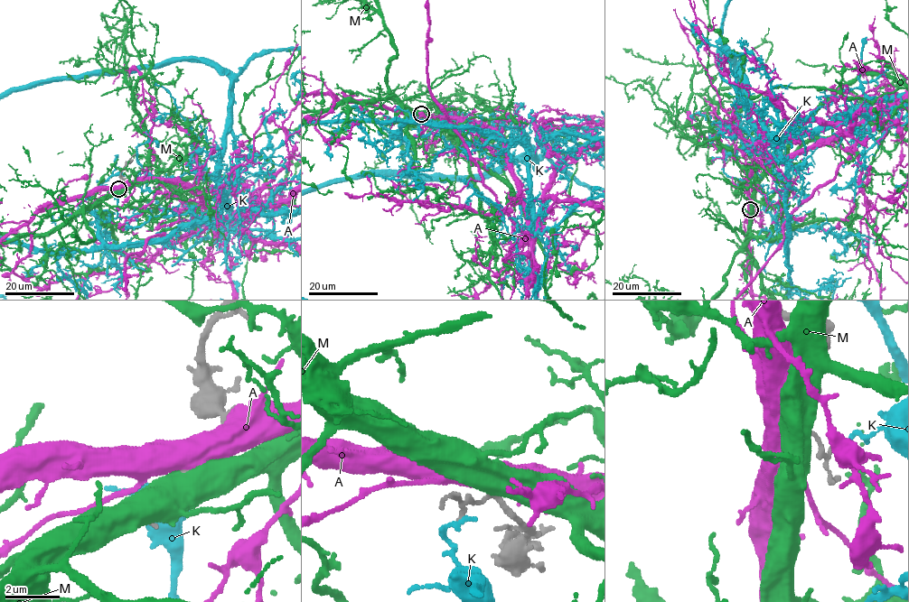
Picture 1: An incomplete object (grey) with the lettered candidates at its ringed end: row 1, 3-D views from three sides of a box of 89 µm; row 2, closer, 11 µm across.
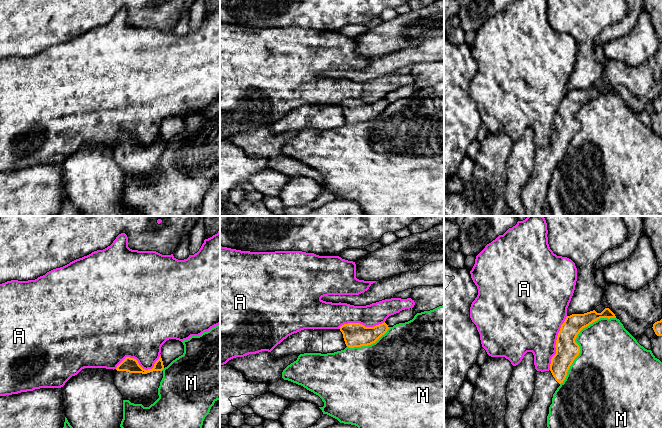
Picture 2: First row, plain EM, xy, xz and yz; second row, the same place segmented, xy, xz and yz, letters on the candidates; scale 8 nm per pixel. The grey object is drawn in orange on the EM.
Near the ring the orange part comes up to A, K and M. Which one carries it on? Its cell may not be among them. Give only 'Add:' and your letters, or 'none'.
Add: none

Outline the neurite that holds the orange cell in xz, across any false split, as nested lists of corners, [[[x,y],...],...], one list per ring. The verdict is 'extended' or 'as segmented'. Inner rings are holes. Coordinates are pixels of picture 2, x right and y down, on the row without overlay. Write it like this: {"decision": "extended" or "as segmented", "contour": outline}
{"decision": "as segmented", "contour": [[[385,98],[374,103],[365,103],[360,99],[348,99],[340,103],[345,120],[349,124],[371,121],[388,105],[389,103]]]}

